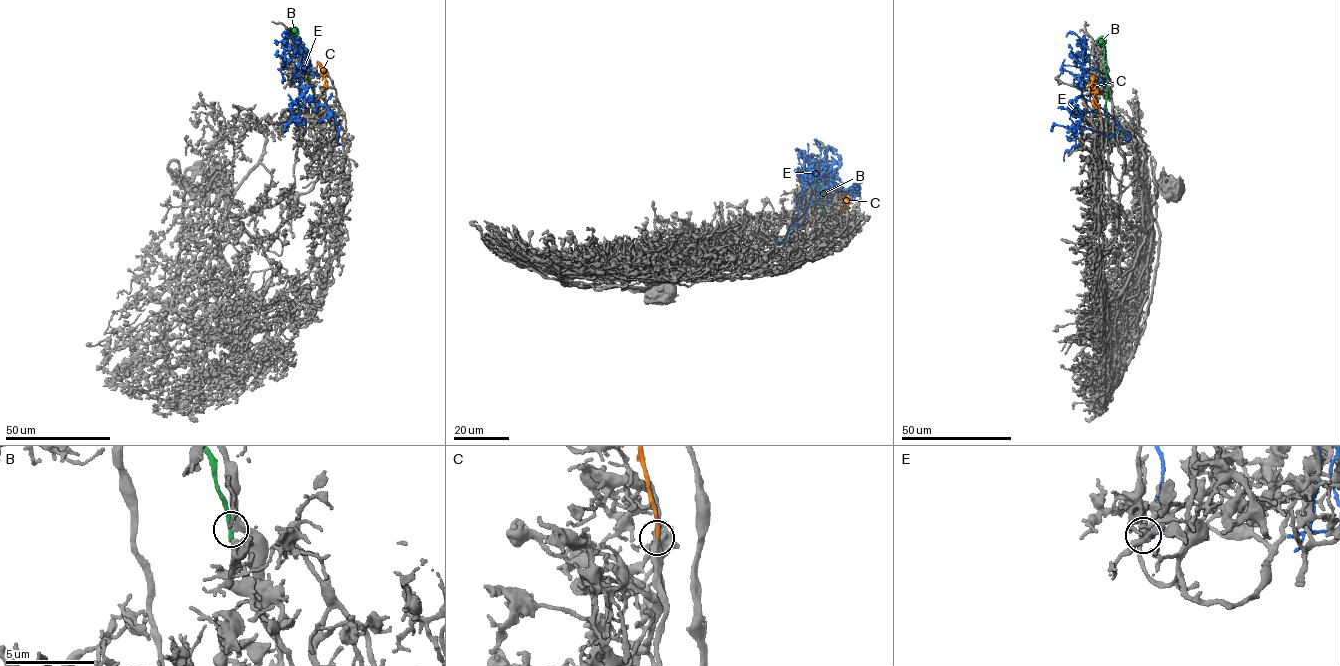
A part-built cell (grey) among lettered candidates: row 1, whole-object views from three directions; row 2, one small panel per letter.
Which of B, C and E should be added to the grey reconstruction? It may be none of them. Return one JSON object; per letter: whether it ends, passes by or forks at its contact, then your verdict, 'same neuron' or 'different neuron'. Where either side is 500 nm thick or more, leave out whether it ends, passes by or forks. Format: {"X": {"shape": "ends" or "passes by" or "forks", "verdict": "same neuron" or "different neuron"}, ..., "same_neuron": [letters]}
{"B": {"shape": "ends", "verdict": "different neuron"}, "C": {"shape": "ends", "verdict": "same neuron"}, "E": {"shape": "ends", "verdict": "different neuron"}, "same_neuron": ["C"]}

